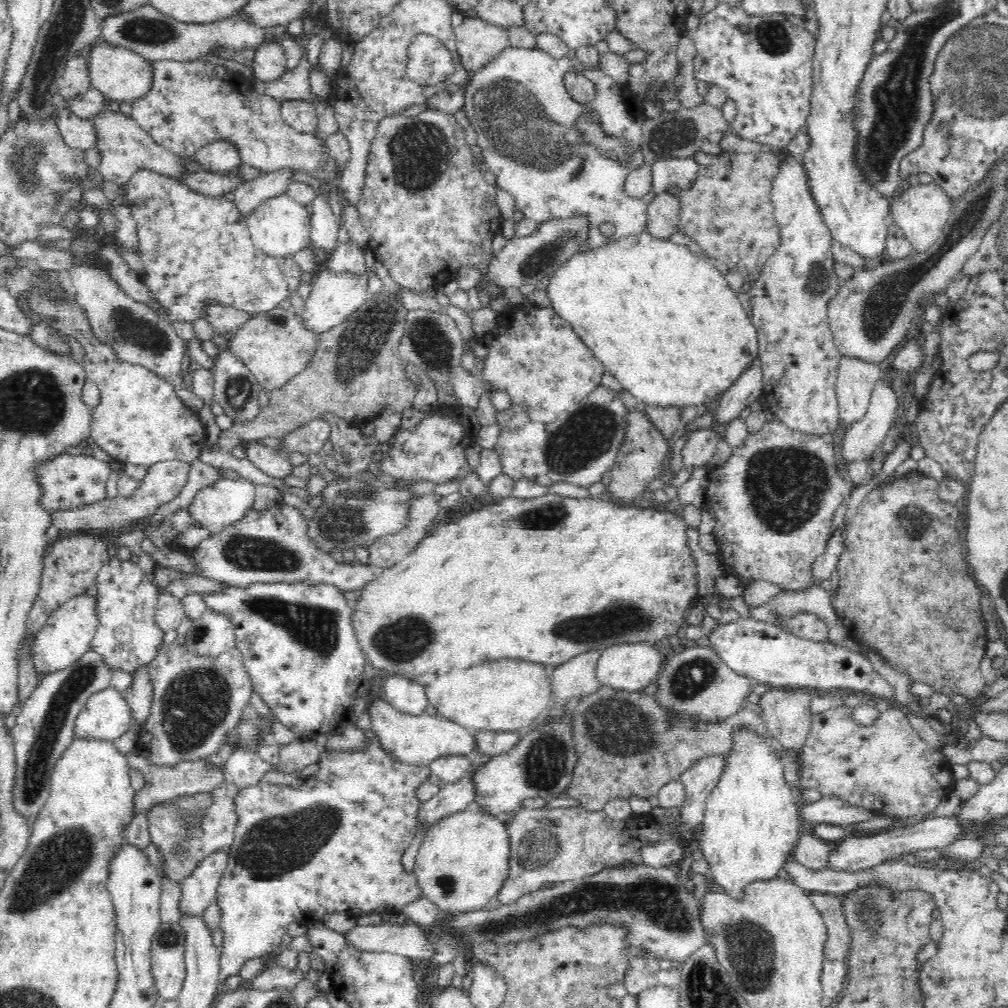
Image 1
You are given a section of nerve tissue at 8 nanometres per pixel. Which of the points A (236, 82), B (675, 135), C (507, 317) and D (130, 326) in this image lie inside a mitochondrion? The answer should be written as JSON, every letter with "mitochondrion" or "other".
{"A":"other","B":"mitochondrion","C":"other","D":"mitochondrion"}

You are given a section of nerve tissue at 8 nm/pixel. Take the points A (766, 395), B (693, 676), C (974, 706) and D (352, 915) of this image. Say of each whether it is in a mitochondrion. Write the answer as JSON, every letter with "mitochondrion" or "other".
{"A":"other","B":"mitochondrion","C":"other","D":"other"}

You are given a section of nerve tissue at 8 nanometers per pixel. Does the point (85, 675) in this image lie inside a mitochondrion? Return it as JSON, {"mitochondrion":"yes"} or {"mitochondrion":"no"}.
{"mitochondrion":"yes"}

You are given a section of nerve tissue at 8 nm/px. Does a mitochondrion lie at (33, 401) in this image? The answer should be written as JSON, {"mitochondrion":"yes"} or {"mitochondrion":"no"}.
{"mitochondrion":"yes"}

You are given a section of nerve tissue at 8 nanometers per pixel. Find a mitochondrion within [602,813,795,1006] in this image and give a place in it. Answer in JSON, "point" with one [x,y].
{"point":[751,946]}

